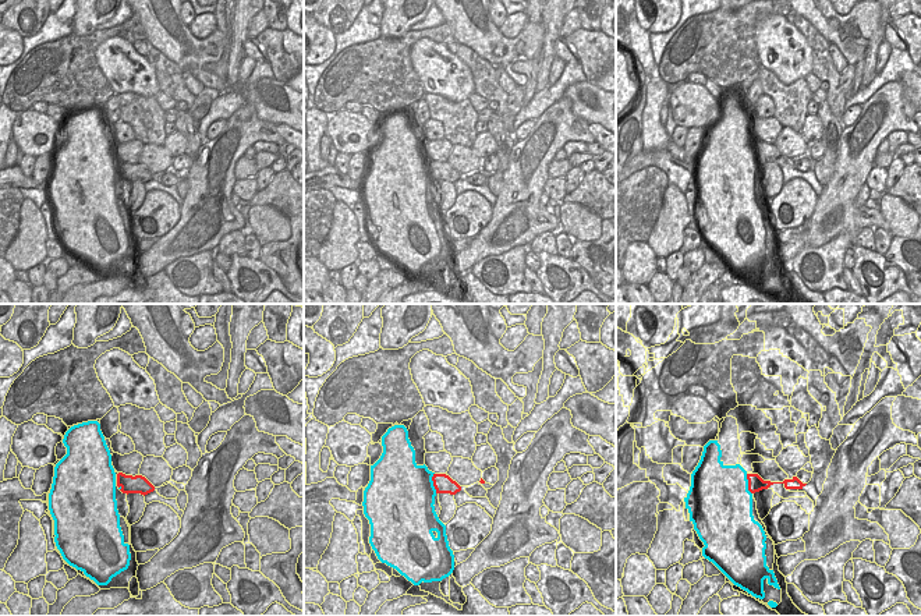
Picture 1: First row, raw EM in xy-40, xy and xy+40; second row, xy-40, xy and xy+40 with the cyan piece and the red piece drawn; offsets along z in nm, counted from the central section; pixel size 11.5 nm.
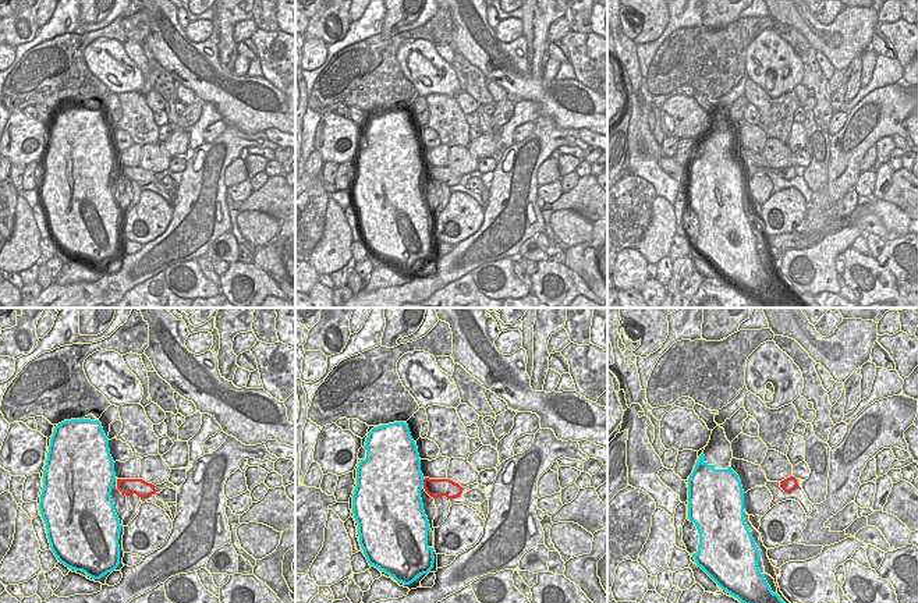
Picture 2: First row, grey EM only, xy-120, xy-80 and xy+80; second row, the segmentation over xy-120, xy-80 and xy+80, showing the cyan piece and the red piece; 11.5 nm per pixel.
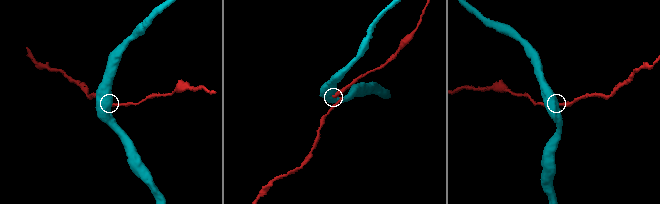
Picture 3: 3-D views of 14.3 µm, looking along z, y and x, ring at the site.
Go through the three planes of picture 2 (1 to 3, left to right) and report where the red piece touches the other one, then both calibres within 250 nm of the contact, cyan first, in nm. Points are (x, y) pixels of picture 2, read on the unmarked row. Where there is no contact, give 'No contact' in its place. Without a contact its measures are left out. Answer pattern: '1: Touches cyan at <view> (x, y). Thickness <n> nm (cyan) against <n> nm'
1: No contact
2: Touches cyan at xy-80 (422, 170). Thickness 500 nm (cyan) against 220 nm
3: No contact

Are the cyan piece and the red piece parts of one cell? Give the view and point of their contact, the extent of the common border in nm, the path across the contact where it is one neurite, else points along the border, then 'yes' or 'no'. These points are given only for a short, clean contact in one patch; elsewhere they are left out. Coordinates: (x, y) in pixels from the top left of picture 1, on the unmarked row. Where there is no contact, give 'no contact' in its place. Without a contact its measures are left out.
xy (432, 170) | 240 nm | along xy (434, 160), (432, 170), (436, 180) | no

